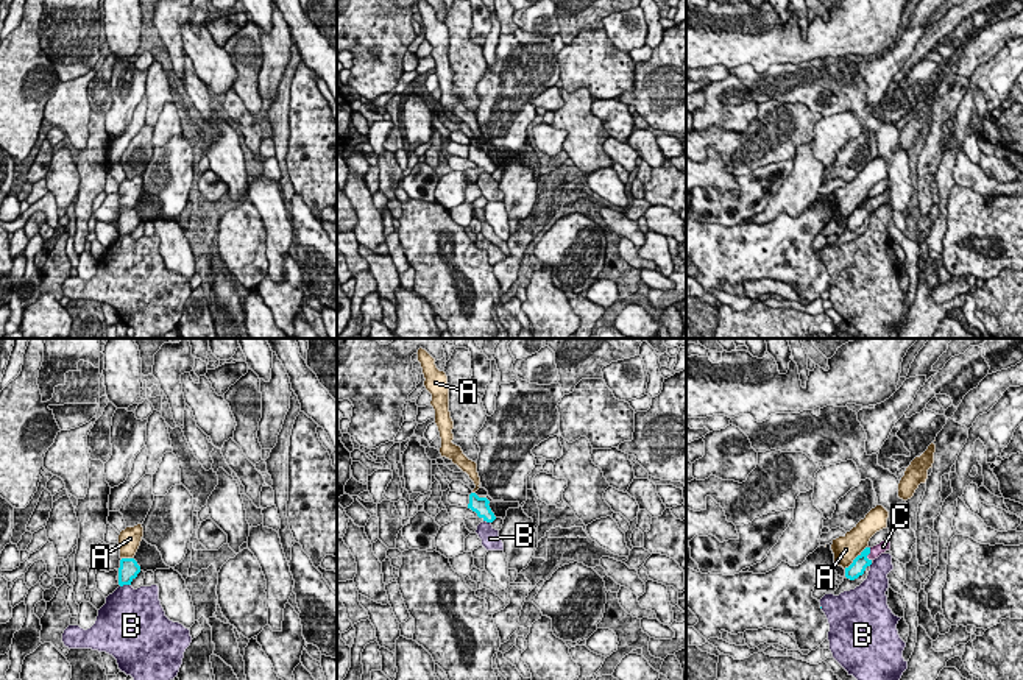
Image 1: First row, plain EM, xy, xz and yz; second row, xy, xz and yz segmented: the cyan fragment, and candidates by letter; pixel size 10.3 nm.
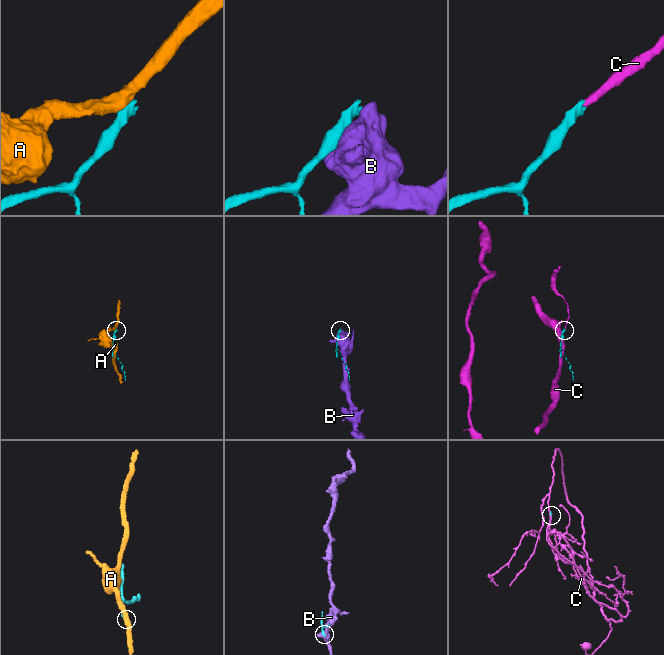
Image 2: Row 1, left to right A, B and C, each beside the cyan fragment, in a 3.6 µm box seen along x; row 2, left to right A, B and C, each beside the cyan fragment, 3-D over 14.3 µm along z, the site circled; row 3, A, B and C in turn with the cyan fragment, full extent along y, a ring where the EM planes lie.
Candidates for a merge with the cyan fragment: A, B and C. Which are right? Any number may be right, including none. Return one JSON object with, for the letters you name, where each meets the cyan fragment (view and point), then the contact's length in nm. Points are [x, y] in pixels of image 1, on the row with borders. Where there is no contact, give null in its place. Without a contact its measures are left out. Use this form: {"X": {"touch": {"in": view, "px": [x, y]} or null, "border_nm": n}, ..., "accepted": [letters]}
{"C": {"touch": {"in": "yz", "px": [869, 552]}, "border_nm": 140}, "accepted": ["C"]}

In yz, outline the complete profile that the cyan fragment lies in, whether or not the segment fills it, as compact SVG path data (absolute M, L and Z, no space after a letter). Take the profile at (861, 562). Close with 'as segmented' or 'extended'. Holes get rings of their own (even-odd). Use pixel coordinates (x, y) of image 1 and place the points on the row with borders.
M886 538L880 544L873 547L865 547L855 560L853 563L845 568L845 577L850 580L858 579L864 574L865 568L872 565L875 558L878 558L881 554L890 549L890 538Z; extended

